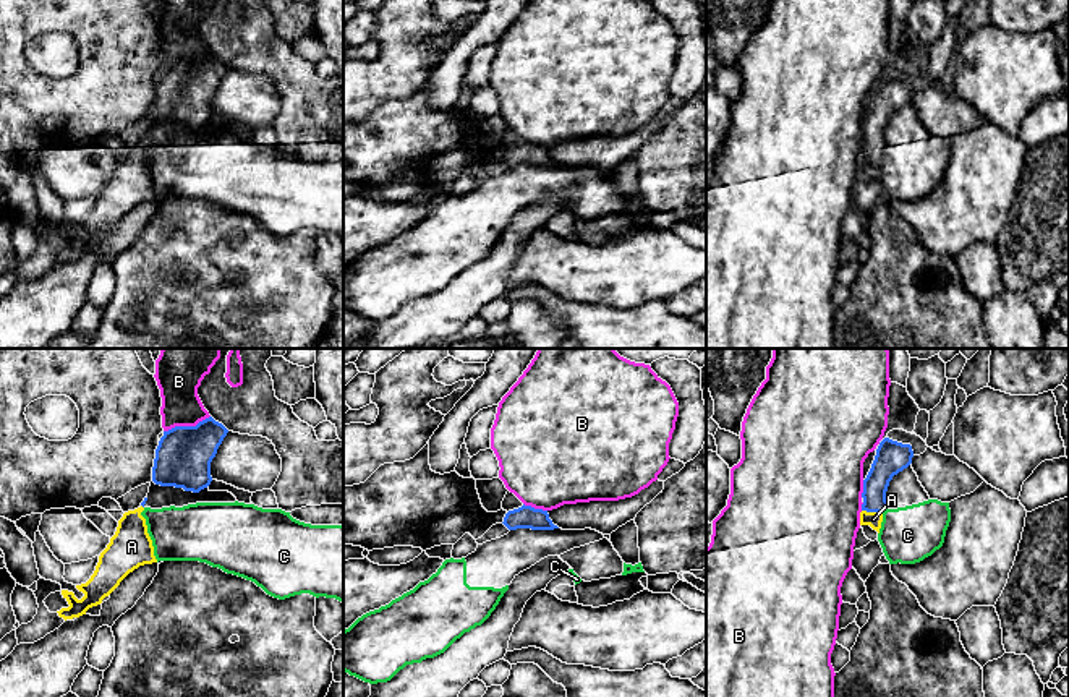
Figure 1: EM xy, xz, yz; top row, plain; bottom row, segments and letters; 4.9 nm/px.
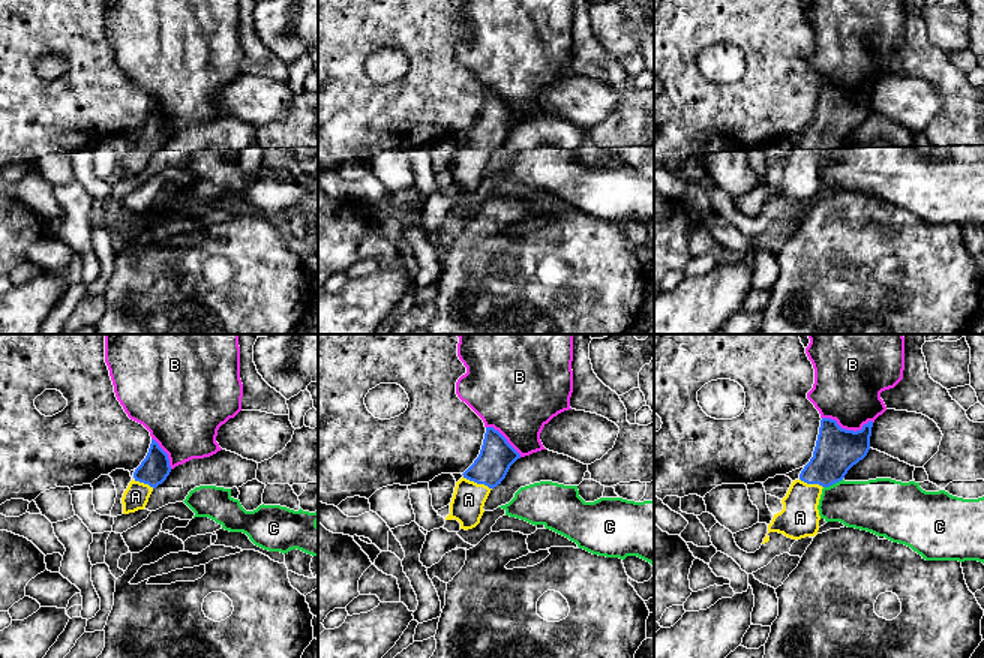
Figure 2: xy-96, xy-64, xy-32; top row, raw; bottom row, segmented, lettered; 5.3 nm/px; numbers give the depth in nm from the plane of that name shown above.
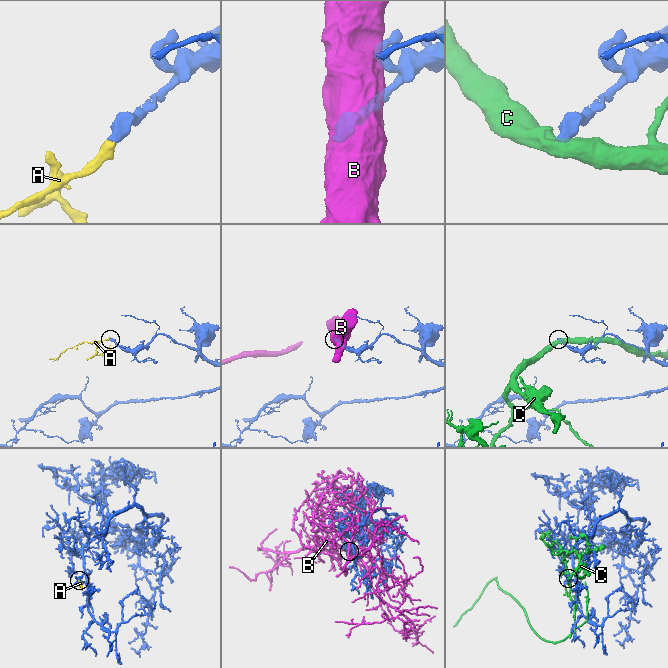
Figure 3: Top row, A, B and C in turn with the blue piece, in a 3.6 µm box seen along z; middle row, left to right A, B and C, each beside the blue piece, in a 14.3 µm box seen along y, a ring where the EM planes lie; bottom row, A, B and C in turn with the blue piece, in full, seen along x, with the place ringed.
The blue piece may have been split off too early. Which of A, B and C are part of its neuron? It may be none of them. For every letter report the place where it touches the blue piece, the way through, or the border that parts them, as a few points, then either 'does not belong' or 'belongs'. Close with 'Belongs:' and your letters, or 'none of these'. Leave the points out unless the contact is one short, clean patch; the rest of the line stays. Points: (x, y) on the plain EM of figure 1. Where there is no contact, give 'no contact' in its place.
A: yz (872, 148) | across yz (886, 101), (875, 122), (872, 148), (873, 156) | belongs
B: xy (187, 64) | does not belong
C: yz (885, 146) | does not belong
Belongs: A

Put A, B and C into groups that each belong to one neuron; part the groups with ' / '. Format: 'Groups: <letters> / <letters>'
Groups: A / B / C

